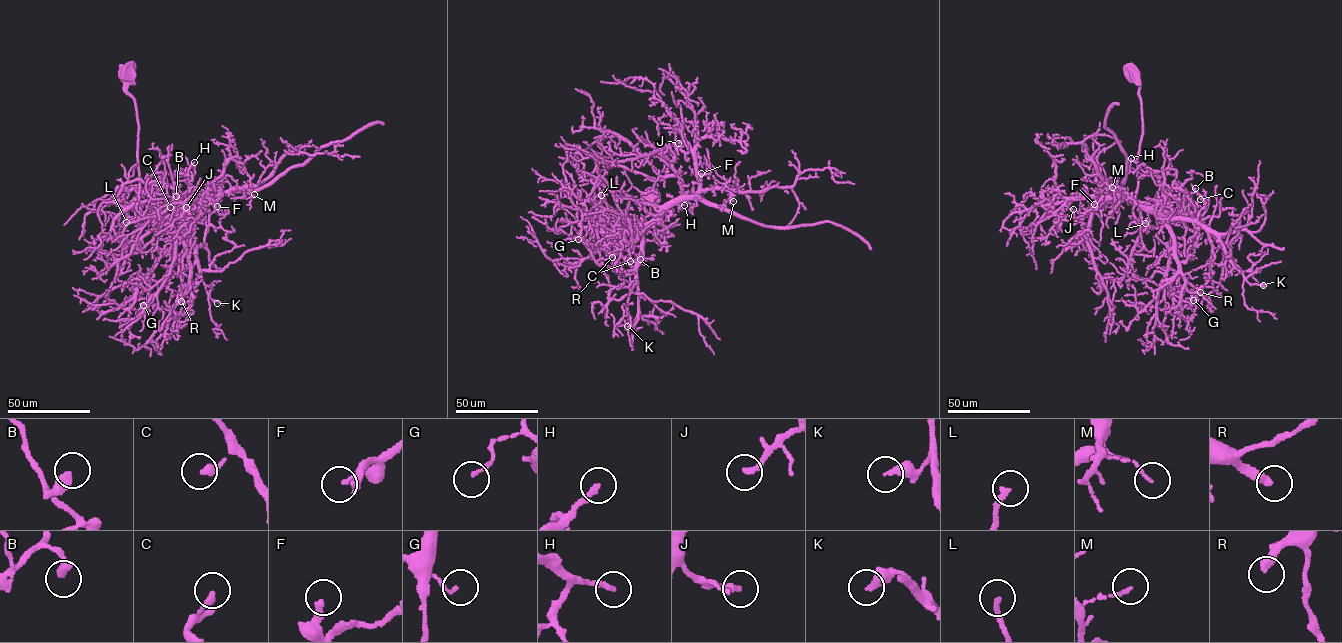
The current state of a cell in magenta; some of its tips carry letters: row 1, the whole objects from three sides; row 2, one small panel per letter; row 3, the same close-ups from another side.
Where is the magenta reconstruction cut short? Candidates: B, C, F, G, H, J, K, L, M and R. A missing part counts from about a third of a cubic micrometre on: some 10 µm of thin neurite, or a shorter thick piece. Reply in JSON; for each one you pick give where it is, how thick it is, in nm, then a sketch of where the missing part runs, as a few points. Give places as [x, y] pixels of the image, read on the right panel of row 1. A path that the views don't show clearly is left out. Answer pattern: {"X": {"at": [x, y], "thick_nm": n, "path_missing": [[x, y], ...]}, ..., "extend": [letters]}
{"R": {"at": [1200, 292], "thick_nm": 360}, "extend": ["R"]}

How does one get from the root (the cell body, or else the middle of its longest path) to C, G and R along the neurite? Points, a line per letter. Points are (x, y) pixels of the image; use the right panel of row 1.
C: (1154, 211), (1158, 210), (1169, 218), (1196, 219), (1205, 206), (1203, 198), (1200, 199)
G: (1154, 211), (1158, 210), (1170, 219), (1195, 221), (1207, 233), (1213, 251), (1211, 275), (1189, 298), (1193, 300)
R: (1154, 211), (1164, 221), (1171, 234), (1178, 270), (1200, 292)

